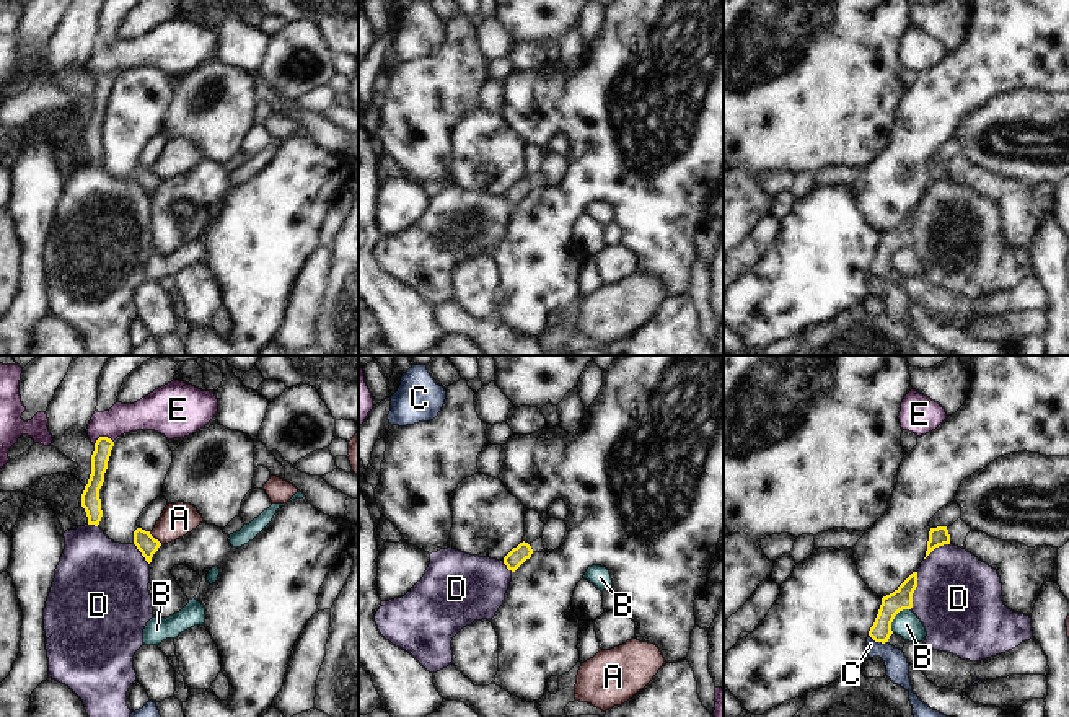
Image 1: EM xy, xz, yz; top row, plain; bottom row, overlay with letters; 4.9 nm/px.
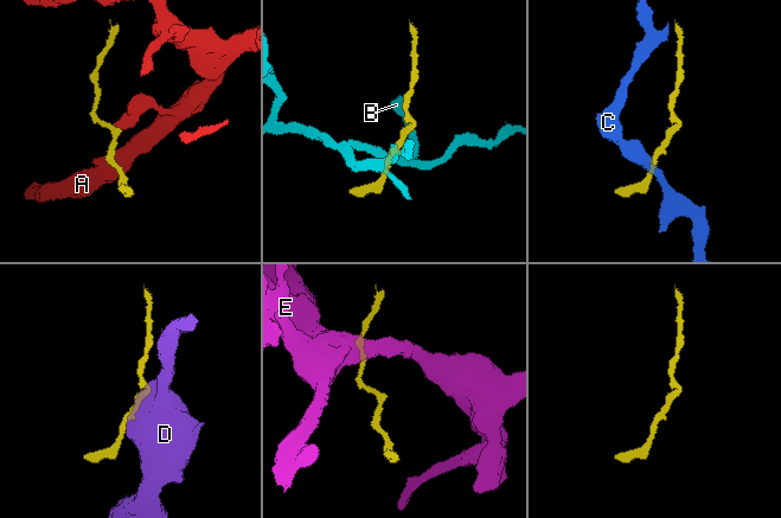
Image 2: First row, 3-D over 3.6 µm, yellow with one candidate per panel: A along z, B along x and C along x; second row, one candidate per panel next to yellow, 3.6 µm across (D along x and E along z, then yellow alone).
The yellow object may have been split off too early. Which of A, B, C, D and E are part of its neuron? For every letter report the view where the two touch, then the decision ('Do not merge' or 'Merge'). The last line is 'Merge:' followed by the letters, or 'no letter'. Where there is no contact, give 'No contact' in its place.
A: Touches yellow in xy. Do not merge
B: Touches yellow in yz. Do not merge
C: Touches yellow in yz. Do not merge
D: Touches yellow in yz. Do not merge
E: Touches yellow in xy. Do not merge
Merge: no letter

